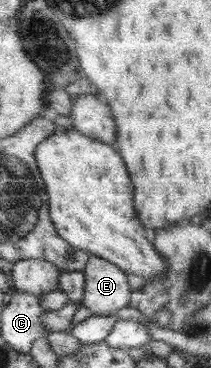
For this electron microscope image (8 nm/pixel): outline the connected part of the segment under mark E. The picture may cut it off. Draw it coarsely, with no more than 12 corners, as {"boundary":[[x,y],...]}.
{"boundary":[[92,255],[83,302],[93,315],[130,306],[128,274]]}

